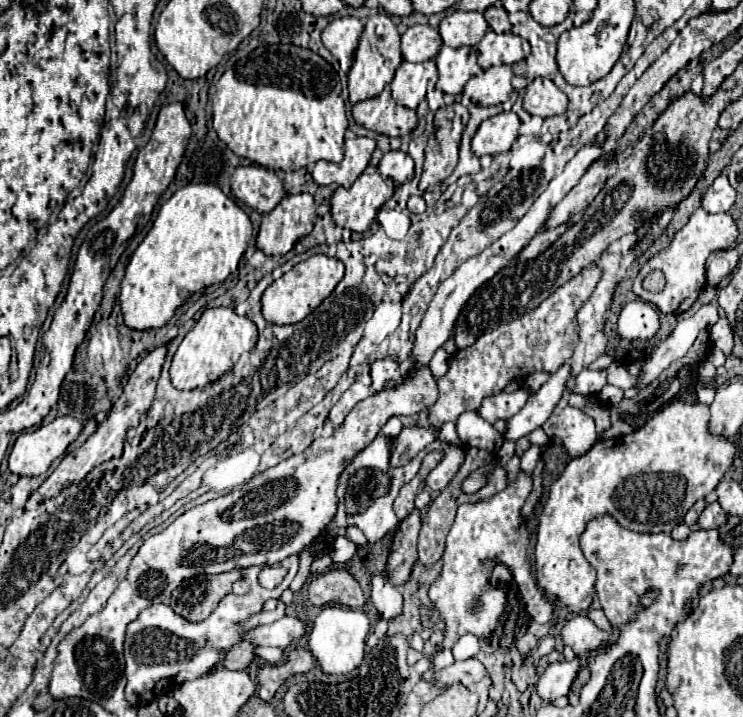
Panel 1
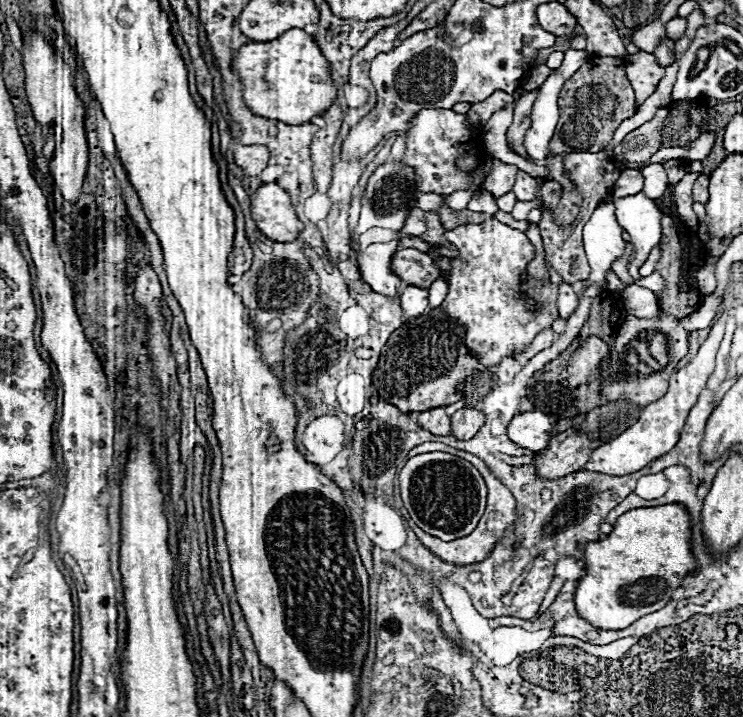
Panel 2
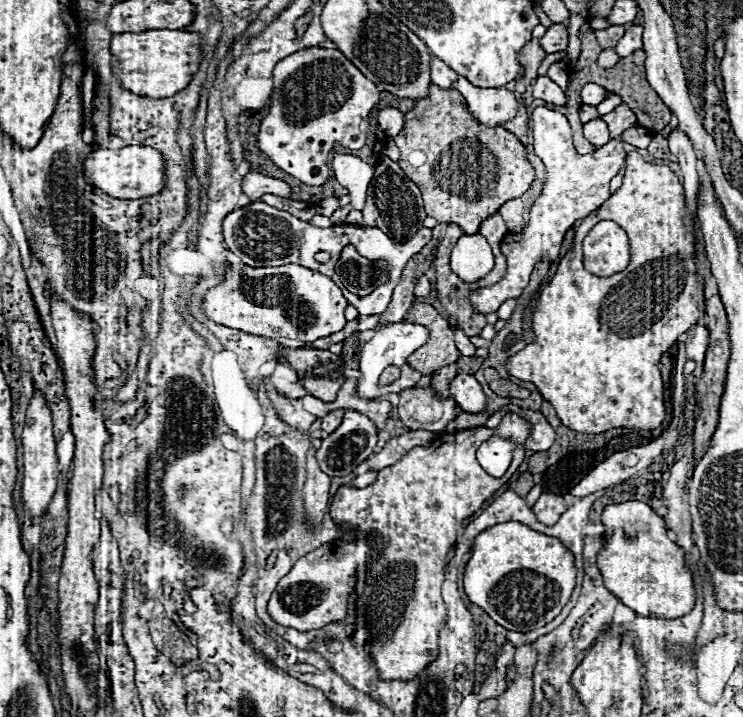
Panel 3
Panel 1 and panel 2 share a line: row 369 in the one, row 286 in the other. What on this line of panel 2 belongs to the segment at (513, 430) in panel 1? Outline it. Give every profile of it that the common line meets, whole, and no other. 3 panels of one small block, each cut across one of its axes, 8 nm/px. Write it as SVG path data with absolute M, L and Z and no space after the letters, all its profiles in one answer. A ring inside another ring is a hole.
M562 282L558 288L558 312L564 320L568 320L572 316L572 312L576 312L578 308L578 294L572 290L570 284Z

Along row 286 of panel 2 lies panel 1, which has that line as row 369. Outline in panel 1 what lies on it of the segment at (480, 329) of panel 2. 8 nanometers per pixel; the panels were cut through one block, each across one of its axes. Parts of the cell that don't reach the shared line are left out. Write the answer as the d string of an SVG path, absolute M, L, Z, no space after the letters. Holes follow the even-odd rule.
M596 264L586 266L578 276L562 284L554 294L550 294L536 310L524 314L518 320L498 326L496 330L480 336L472 346L458 350L450 358L448 372L438 380L440 398L430 408L432 428L440 428L444 422L456 422L458 416L466 410L476 410L484 396L492 396L504 390L516 372L556 372L566 360L572 358L572 352L580 340L576 310L588 300L588 294L596 288L602 278L602 270Z

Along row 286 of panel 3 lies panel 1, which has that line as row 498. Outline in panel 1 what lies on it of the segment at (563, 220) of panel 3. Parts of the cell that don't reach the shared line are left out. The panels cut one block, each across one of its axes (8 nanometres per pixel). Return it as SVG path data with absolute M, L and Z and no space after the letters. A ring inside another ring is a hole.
M520 472L518 480L506 486L502 492L488 500L480 500L476 504L462 504L458 508L456 520L446 536L446 548L442 554L442 572L428 588L428 598L432 606L438 610L444 620L444 640L438 644L426 644L424 656L432 660L432 656L444 648L452 648L454 642L462 634L474 634L478 638L488 638L498 626L498 618L504 612L504 592L494 592L490 586L490 568L502 562L510 568L516 584L522 588L522 596L526 598L528 614L544 624L550 622L552 602L544 596L544 592L536 586L532 576L532 566L526 558L528 532L520 516L520 508L532 490L532 480Z

